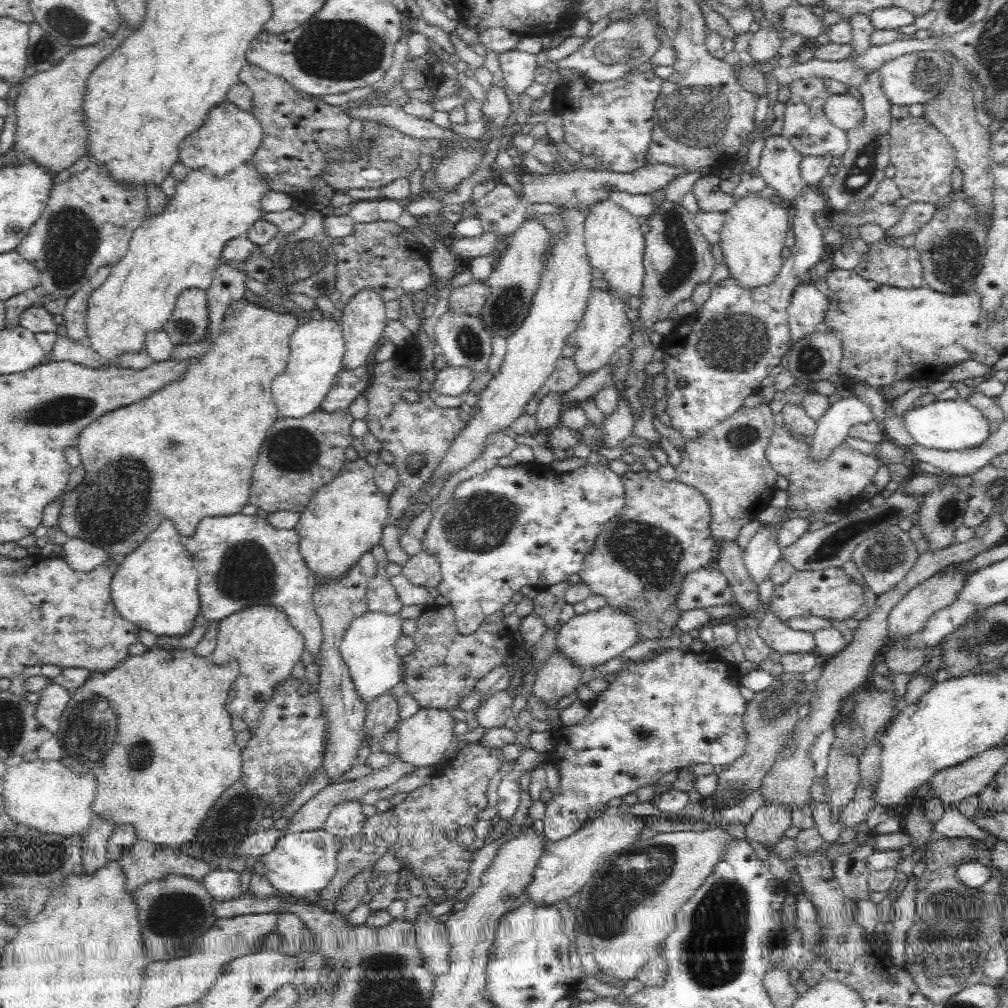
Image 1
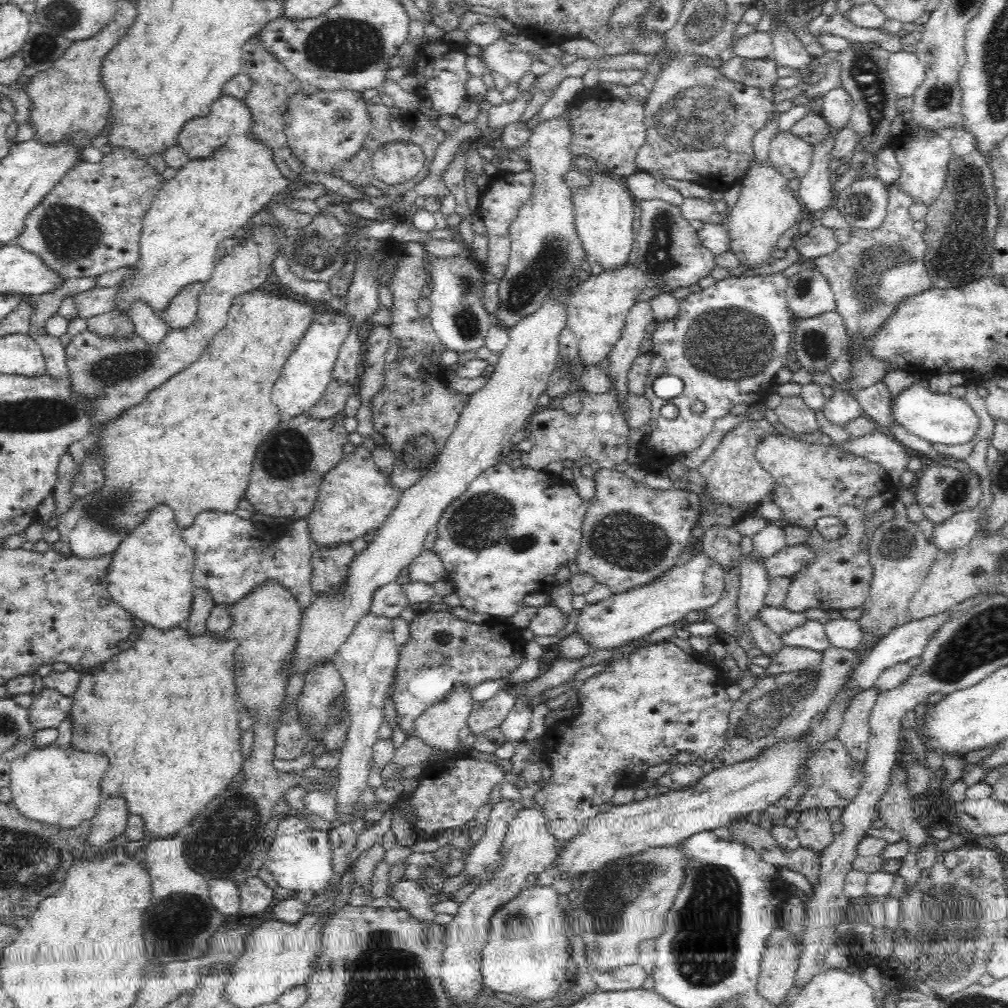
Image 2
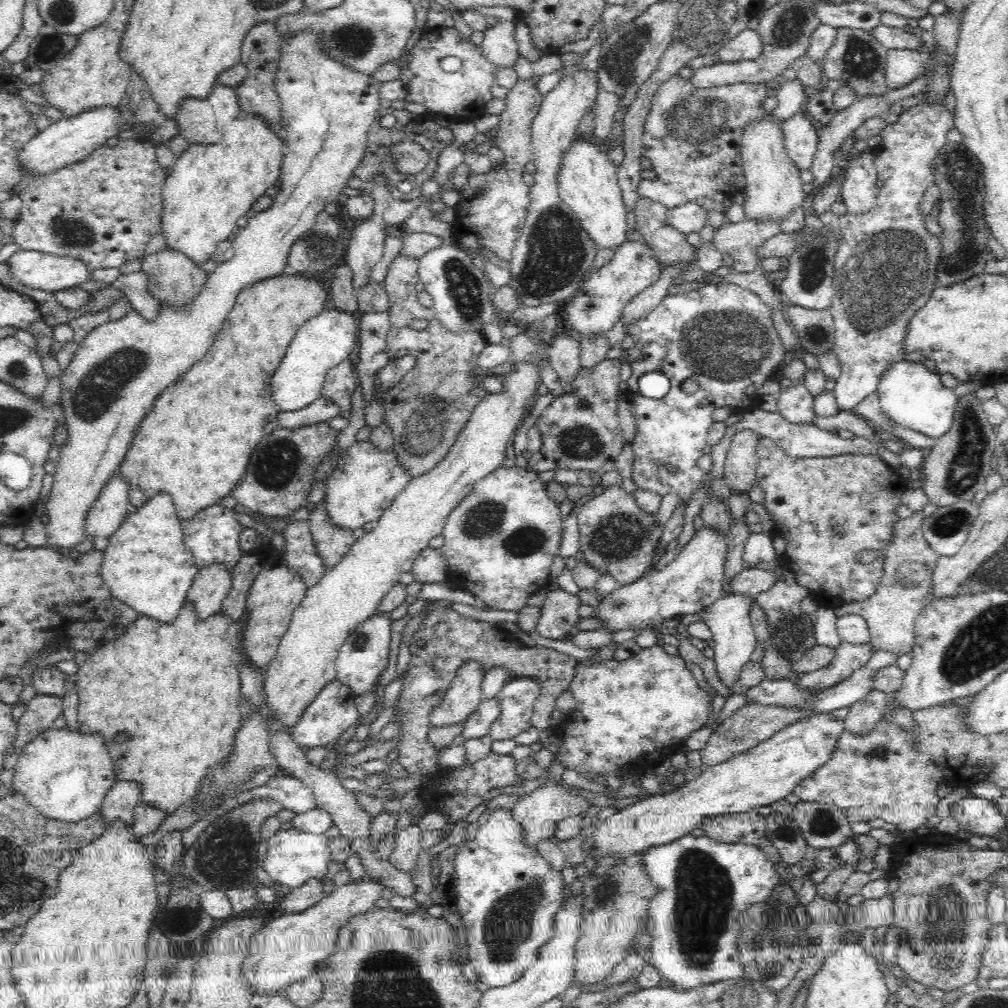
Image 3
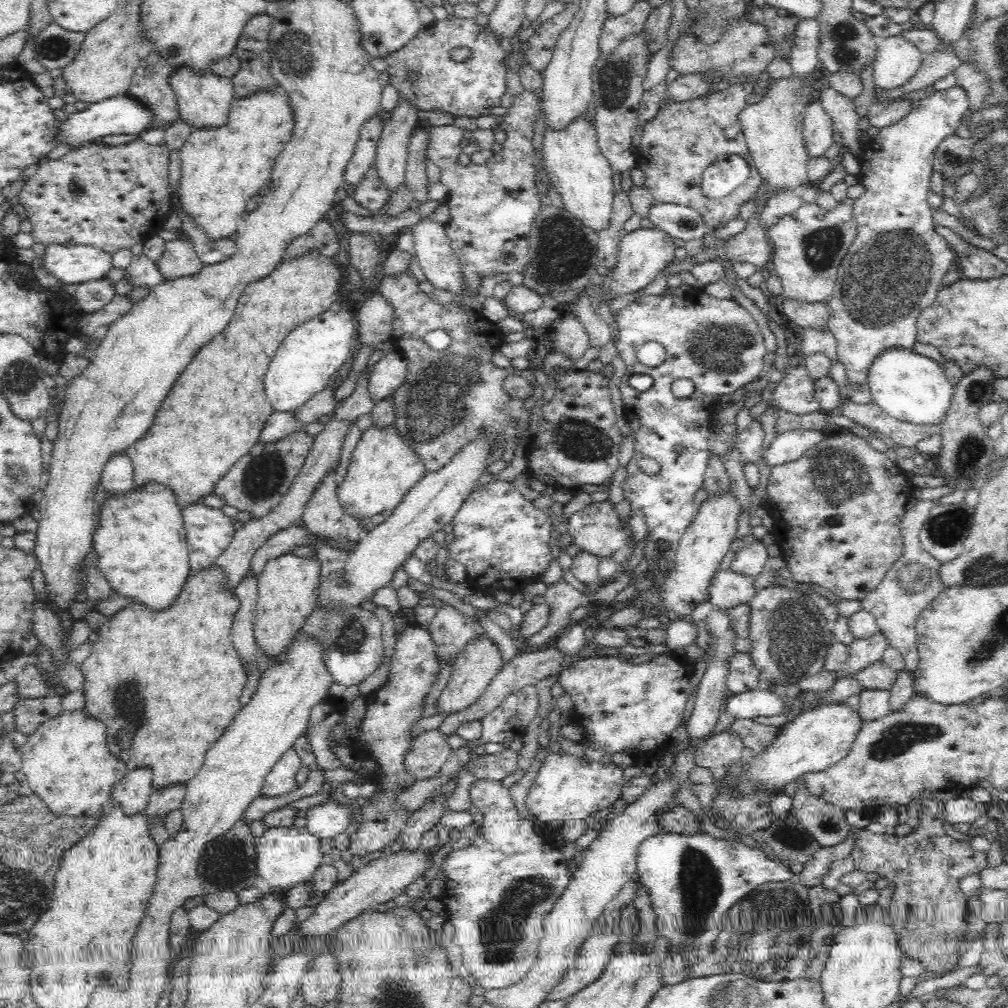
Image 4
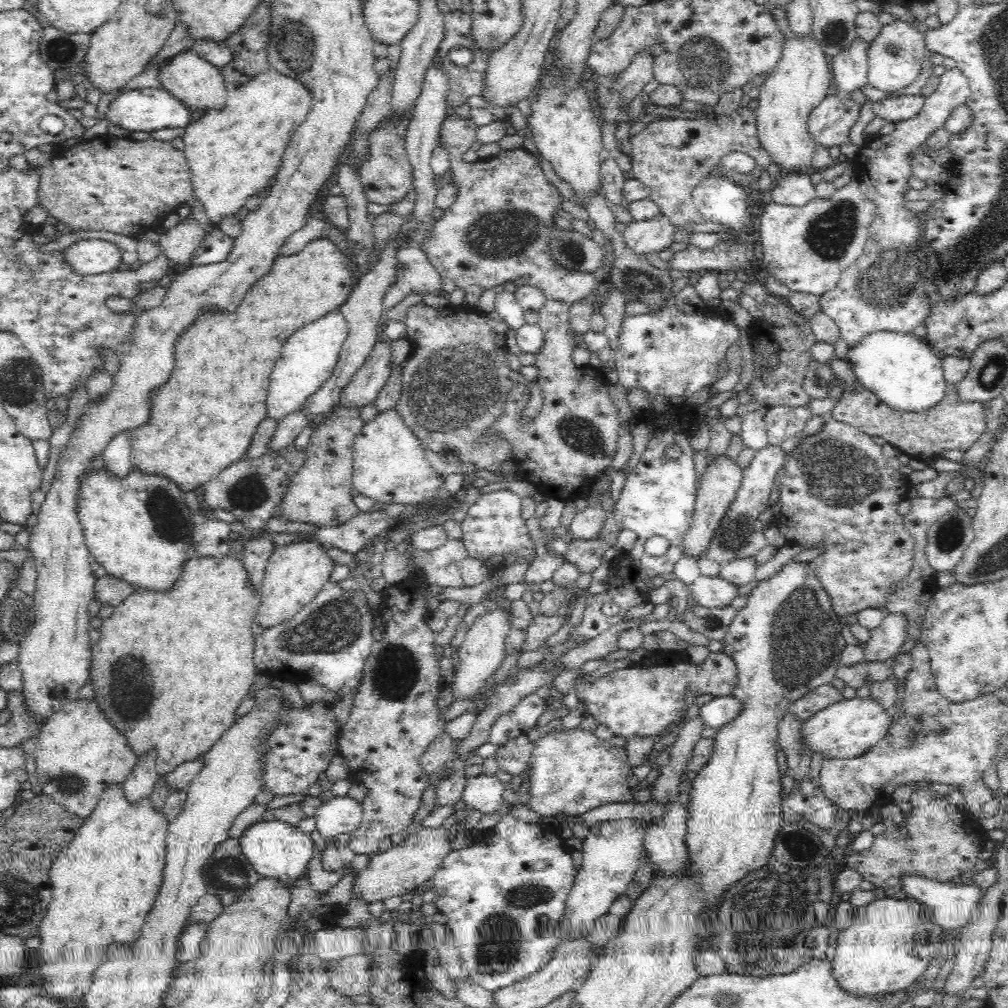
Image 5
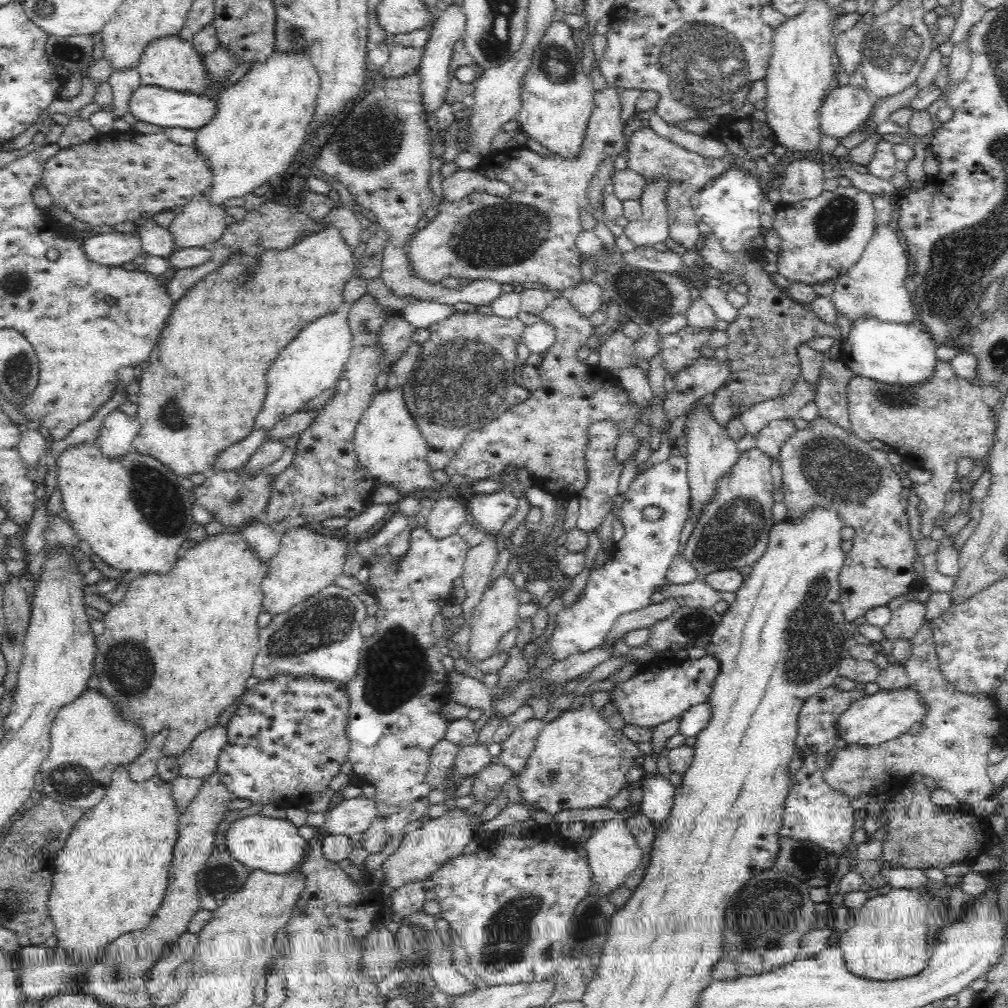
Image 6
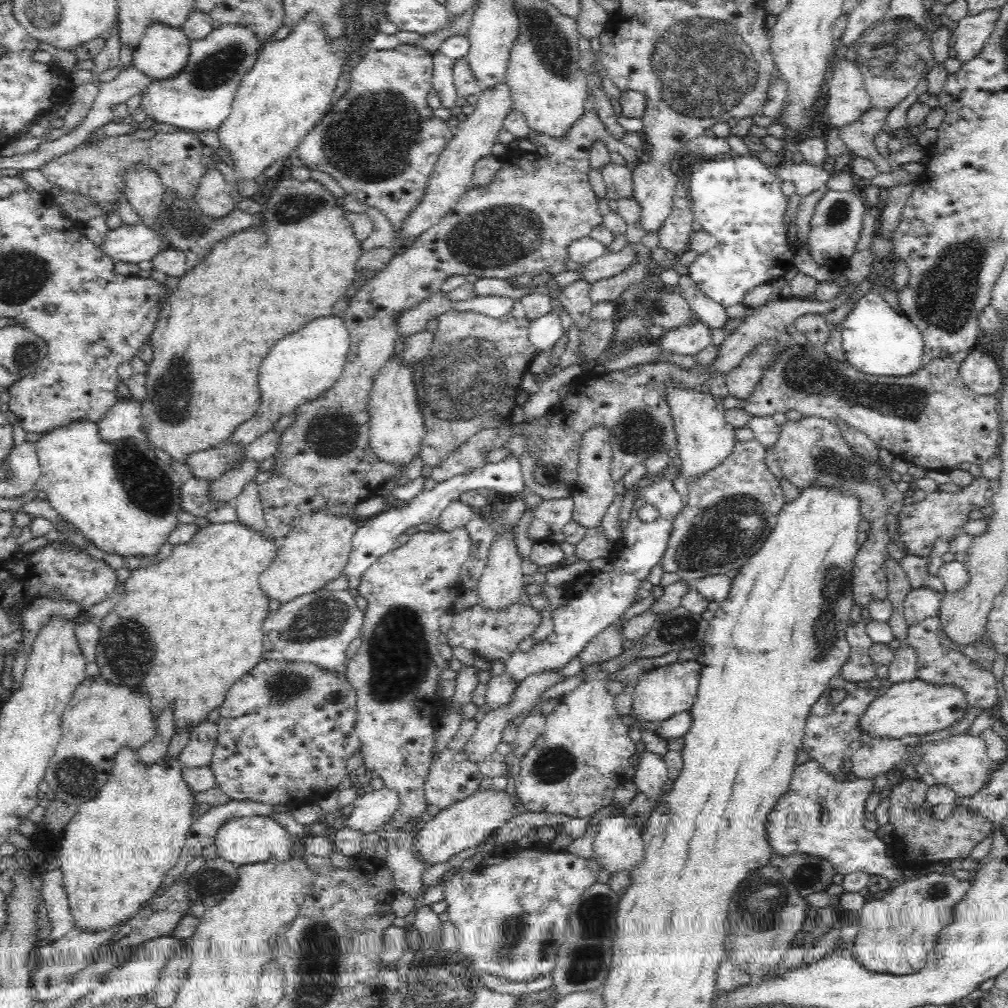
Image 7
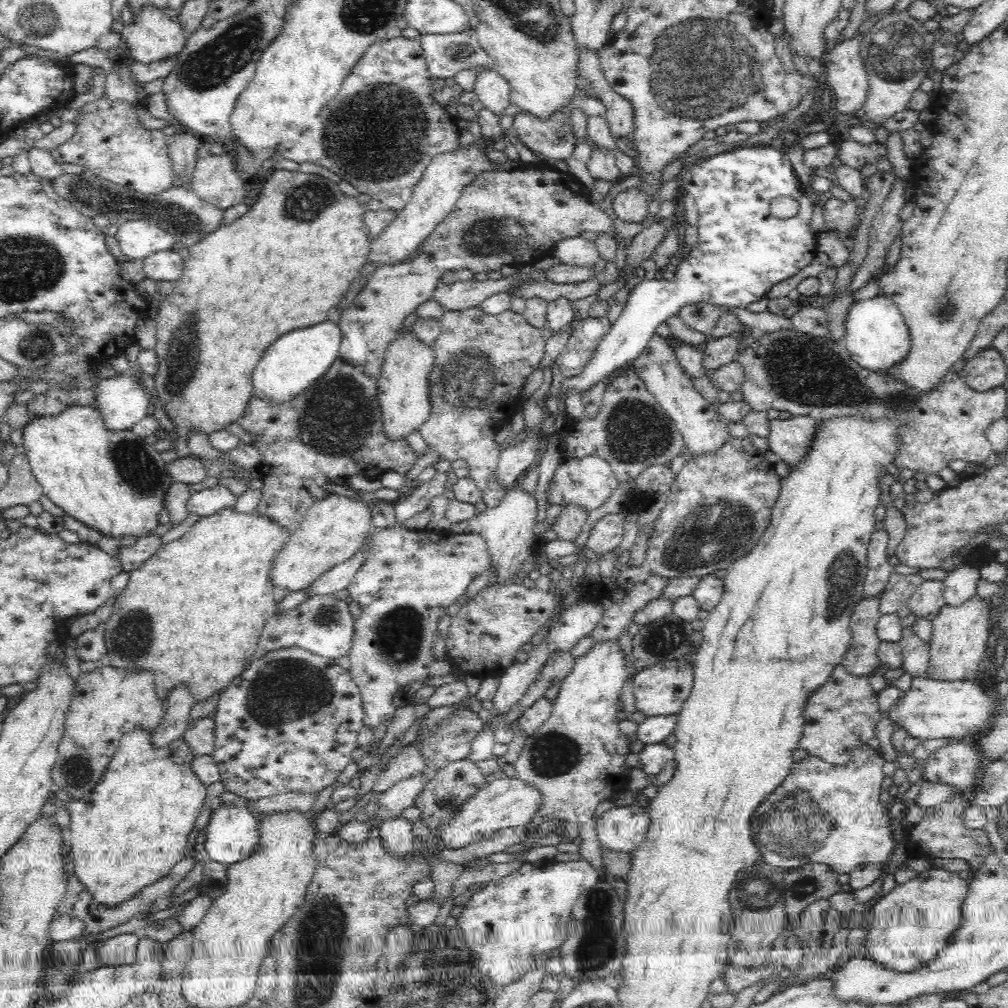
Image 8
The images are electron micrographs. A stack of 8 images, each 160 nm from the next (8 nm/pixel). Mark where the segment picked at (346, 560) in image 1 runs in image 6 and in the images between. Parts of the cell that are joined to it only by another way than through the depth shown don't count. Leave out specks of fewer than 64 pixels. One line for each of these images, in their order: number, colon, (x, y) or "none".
2: (355, 497)
3: (367, 479)
4: (384, 468)
5: (389, 465)
6: (388, 443)

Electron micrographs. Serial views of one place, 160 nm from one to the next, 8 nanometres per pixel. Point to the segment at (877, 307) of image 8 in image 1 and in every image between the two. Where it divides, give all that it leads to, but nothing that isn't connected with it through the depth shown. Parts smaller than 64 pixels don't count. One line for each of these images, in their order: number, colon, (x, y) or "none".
1: (949, 425)
2: (939, 418)
3: (911, 394)
4: (912, 388)
5: (902, 370)
6: (896, 354)
7: (878, 340)

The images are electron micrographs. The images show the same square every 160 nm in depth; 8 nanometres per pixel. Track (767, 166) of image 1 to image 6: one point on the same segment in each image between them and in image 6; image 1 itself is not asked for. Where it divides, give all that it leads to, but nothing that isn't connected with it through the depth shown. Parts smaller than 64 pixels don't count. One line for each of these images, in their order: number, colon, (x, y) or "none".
2: (790, 155)
3: (800, 138)
4: (818, 133)
5: (829, 124)
6: (845, 107)

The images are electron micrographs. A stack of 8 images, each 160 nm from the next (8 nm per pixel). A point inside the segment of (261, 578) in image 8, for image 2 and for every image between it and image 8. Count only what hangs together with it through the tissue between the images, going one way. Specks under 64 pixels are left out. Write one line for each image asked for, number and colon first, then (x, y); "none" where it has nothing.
2: (165, 711)
3: (166, 722)
4: (166, 683)
5: (183, 659)
6: (212, 594)
7: (186, 629)

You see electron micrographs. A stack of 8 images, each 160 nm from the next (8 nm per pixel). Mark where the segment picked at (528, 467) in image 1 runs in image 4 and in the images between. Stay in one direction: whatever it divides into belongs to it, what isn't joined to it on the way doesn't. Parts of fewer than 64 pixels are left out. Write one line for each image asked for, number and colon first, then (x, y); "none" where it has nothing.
2: (507, 536)
3: (499, 542)
4: (496, 530)

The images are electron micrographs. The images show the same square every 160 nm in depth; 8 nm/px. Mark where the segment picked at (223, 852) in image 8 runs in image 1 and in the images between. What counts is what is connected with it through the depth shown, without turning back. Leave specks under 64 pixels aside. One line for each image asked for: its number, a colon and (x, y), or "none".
1: (301, 865)
2: (303, 861)
3: (294, 857)
4: (286, 856)
5: (274, 849)
6: (260, 843)
7: (247, 840)

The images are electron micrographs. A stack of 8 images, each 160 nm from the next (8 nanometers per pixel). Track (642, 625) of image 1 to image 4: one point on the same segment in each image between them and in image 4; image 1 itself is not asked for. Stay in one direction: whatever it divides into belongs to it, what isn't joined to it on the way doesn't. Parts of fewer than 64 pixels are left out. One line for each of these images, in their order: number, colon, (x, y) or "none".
2: (630, 535)
3: (616, 536)
4: (595, 529)

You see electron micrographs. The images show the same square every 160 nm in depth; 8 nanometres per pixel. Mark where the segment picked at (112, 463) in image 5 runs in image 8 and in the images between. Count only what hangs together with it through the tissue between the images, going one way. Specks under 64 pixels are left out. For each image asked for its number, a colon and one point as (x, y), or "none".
6: (118, 429)
7: (123, 420)
8: (123, 402)

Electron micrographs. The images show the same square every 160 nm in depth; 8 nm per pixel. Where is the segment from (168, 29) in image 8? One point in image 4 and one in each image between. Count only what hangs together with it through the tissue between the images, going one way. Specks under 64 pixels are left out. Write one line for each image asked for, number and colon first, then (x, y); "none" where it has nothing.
4: (204, 100)
5: (195, 82)
6: (169, 62)
7: (161, 53)

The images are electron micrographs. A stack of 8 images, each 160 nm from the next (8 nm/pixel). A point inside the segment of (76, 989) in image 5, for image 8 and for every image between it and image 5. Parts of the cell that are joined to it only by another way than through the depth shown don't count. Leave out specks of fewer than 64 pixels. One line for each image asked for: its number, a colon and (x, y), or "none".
6: (110, 878)
7: (116, 850)
8: (133, 827)

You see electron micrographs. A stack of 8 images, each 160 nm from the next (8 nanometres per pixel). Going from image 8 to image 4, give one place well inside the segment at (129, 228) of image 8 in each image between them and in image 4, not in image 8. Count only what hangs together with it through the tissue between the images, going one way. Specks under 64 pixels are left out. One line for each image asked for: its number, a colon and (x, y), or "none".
4: (80, 263)
5: (86, 256)
6: (112, 249)
7: (135, 242)

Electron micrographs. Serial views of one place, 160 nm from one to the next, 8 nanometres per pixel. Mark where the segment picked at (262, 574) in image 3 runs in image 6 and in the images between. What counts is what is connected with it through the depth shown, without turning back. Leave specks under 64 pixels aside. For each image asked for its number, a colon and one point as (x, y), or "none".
4: (288, 585)
5: (295, 573)
6: (307, 561)

